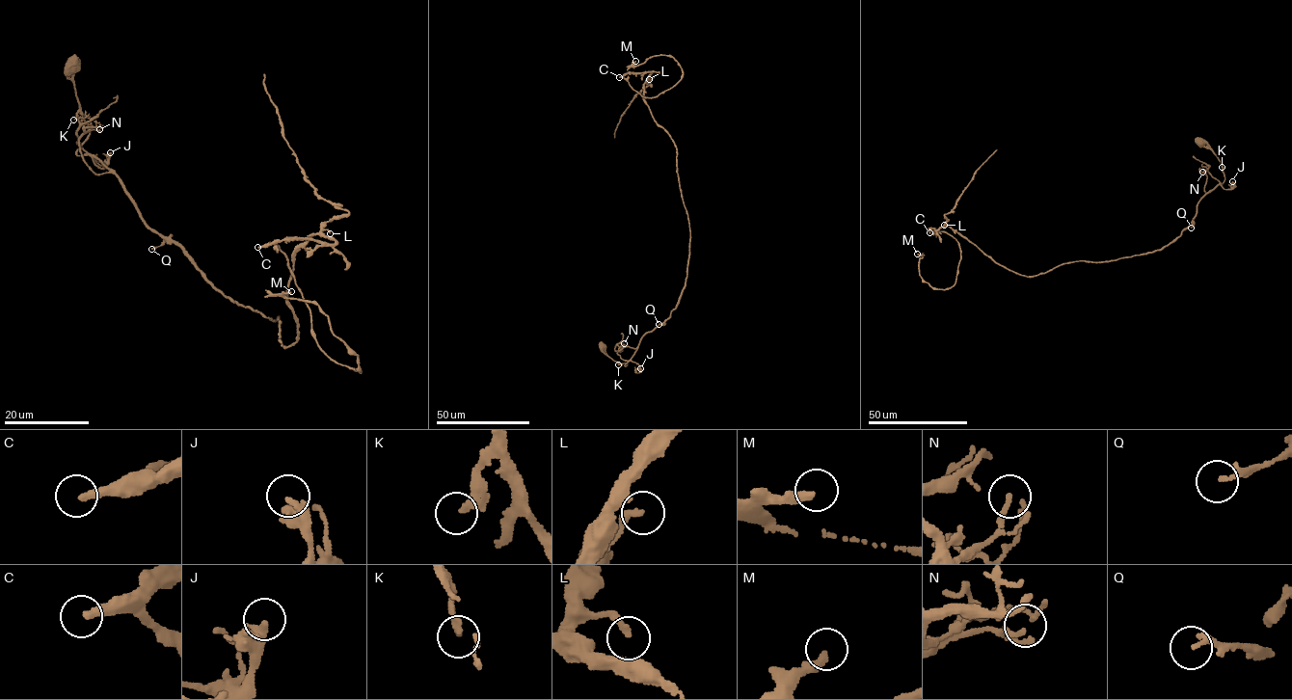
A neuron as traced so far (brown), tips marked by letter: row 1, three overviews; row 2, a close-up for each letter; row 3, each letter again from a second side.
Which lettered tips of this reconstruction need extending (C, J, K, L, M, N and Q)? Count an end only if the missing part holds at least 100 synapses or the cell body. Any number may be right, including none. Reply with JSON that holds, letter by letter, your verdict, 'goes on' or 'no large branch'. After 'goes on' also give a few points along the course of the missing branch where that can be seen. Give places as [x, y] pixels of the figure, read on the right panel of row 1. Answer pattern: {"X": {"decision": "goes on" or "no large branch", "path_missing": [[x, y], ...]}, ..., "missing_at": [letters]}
{"C": {"decision": "goes on", "path_missing": [[929, 232], [928, 249], [939, 250], [937, 247], [910, 256]]}, "J": {"decision": "no large branch"}, "K": {"decision": "no large branch"}, "L": {"decision": "no large branch"}, "M": {"decision": "no large branch"}, "N": {"decision": "no large branch"}, "Q": {"decision": "no large branch"}, "missing_at": ["C"]}

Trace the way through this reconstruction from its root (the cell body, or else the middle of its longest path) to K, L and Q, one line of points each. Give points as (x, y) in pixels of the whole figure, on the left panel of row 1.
K: (72, 62), (67, 62), (66, 70), (73, 84), (79, 105), (73, 120)
L: (72, 62), (76, 154), (224, 295), (280, 317), (282, 345), (296, 252), (330, 233)
Q: (72, 62), (66, 70), (89, 132), (76, 154), (92, 155), (114, 172), (142, 221), (166, 238), (151, 249)

